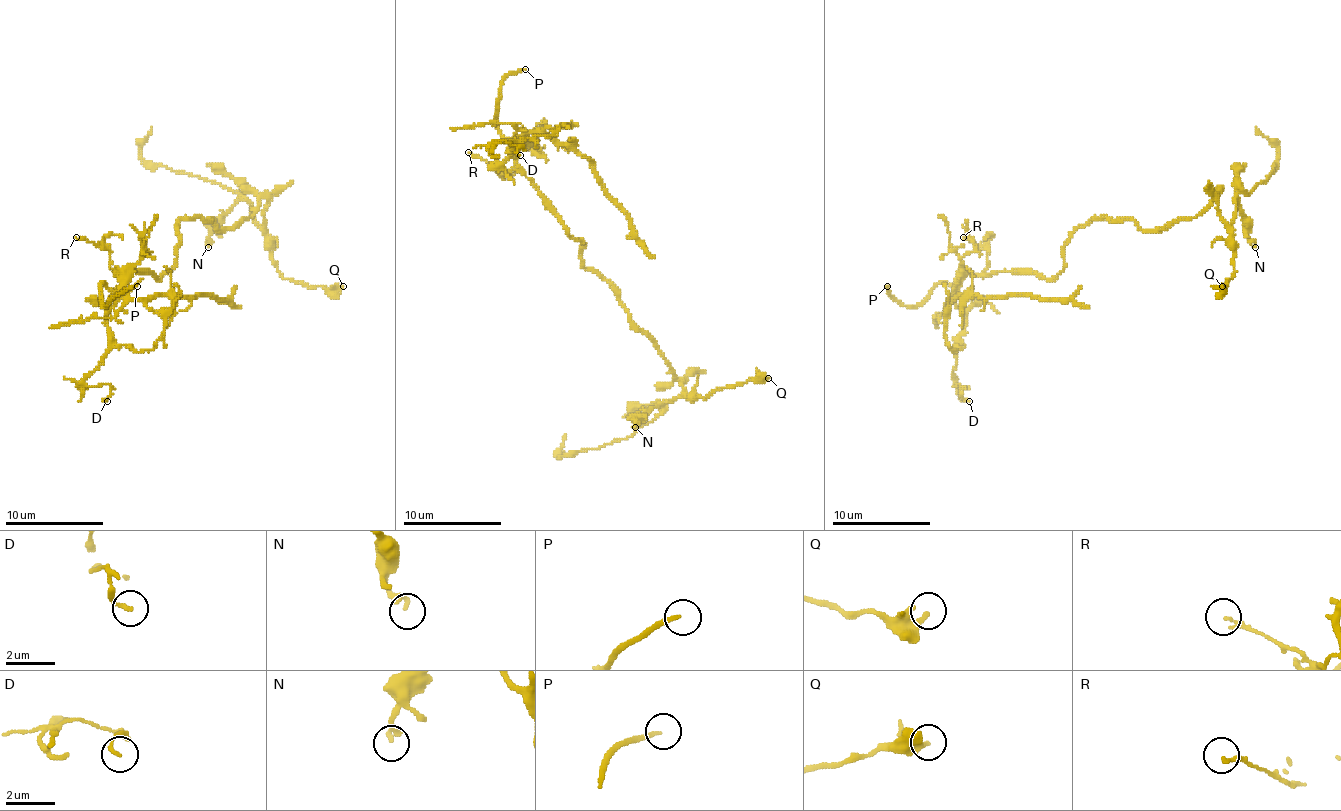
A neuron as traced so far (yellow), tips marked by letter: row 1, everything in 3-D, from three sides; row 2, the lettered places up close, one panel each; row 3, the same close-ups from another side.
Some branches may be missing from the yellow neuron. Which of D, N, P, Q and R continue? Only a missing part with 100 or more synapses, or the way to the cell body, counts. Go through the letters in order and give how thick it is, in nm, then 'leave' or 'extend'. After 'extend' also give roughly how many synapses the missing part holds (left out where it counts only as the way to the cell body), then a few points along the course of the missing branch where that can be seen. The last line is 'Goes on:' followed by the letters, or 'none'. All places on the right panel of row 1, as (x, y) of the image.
D: 140 nm | leave
N: 260 nm | leave
P: 170 nm | extend
Q: 280 nm | leave
R: 190 nm | leave
Goes on: P

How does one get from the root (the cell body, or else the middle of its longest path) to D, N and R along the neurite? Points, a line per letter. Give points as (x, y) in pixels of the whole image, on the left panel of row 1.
D: (181, 220), (177, 261), (159, 279), (145, 271), (116, 274), (108, 352), (84, 381), (108, 384), (107, 401)
N: (181, 220), (201, 217), (216, 230), (233, 230), (267, 200), (260, 225), (240, 200), (214, 225), (208, 247)
R: (181, 220), (177, 225), (177, 261), (159, 279), (145, 271), (115, 274), (110, 266), (107, 249), (76, 237)

